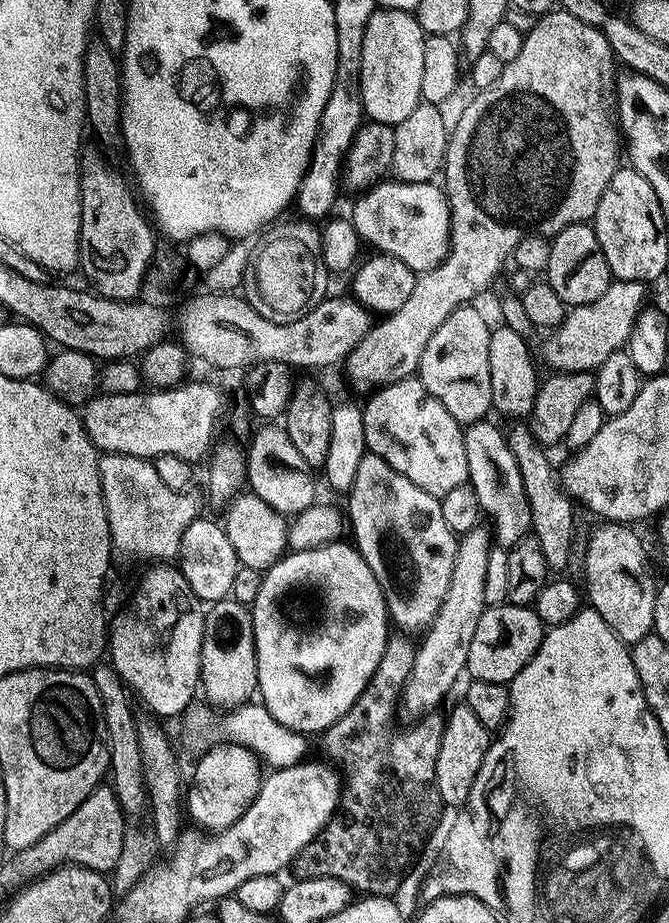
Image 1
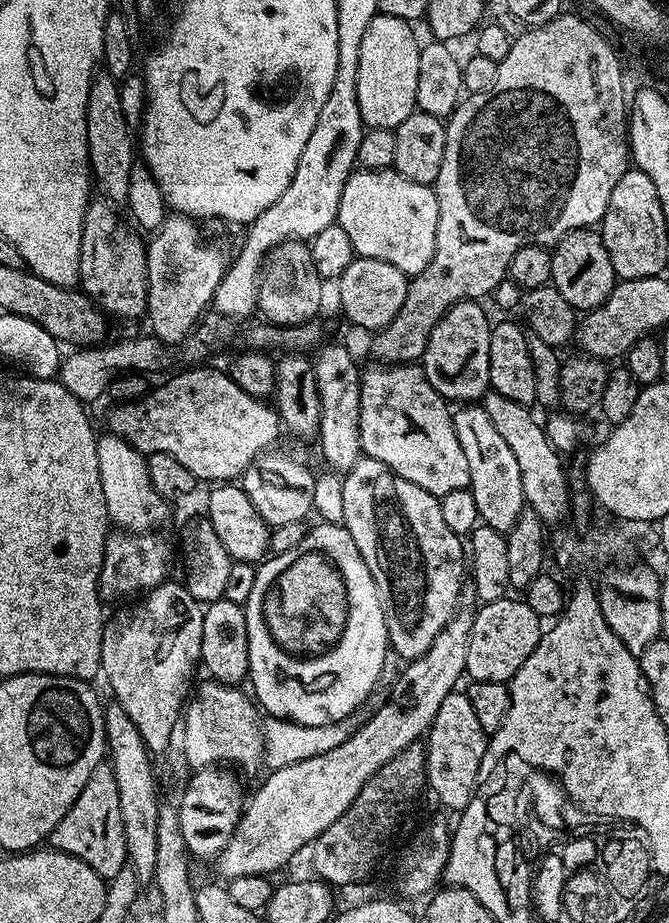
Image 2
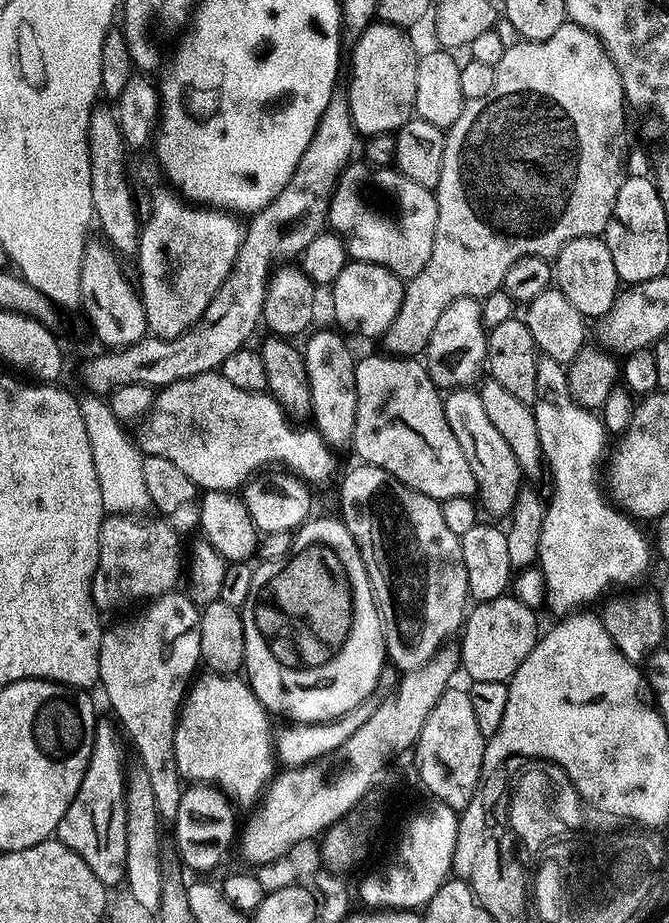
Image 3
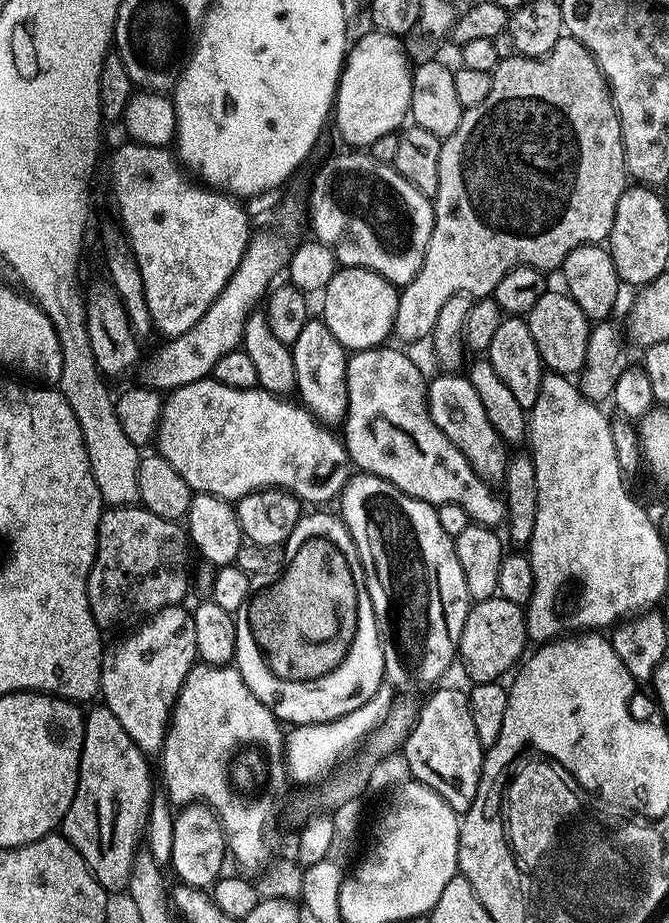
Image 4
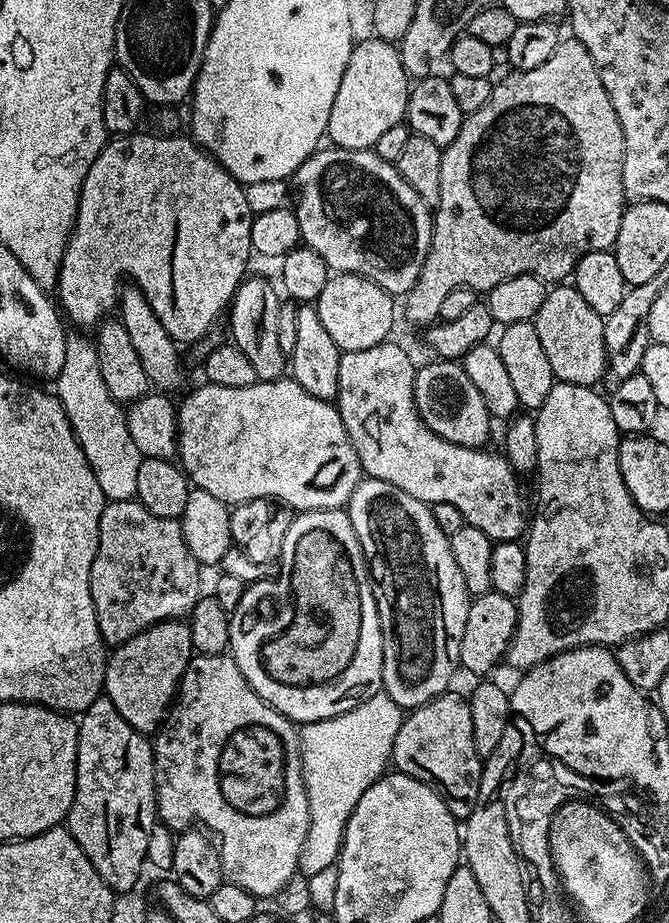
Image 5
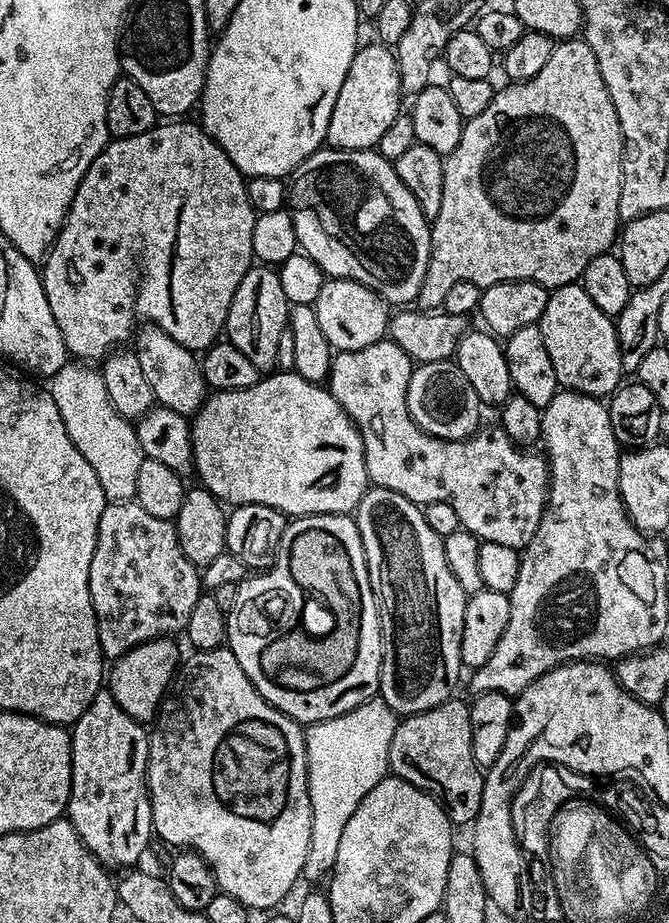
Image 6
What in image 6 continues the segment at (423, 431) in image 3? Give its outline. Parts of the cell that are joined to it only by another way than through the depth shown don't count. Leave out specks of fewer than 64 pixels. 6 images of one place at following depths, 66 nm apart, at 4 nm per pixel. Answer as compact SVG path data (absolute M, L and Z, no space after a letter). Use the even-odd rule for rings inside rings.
M385 338L378 342L374 342L362 350L336 352L335 355L333 355L332 365L328 371L326 387L328 391L332 393L332 397L344 407L346 414L354 421L356 428L360 431L369 481L377 488L394 490L398 494L402 494L410 502L414 502L421 506L429 504L430 502L446 502L446 506L450 506L454 509L454 514L458 514L460 527L466 529L468 532L473 532L477 540L481 542L489 540L490 542L498 542L501 546L510 546L511 548L522 550L528 545L530 538L534 538L534 534L538 530L538 522L542 518L544 507L548 501L547 459L545 459L539 451L521 450L516 446L515 442L504 433L504 429L499 426L493 426L493 428L488 428L486 430L484 428L483 430L477 431L471 438L465 440L443 440L440 437L432 436L430 433L424 433L407 412L407 384L408 379L411 378L413 369L413 360L402 350L402 346L398 346L391 338Z

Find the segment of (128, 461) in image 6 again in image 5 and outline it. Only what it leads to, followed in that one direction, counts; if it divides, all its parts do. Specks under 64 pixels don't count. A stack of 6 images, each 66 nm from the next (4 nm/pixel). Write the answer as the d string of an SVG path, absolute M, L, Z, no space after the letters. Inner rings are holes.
M68 326L62 330L66 360L58 381L58 391L80 428L86 454L90 458L94 482L104 503L139 501L138 466L142 455L141 449L136 449L139 448L137 441L130 439L121 413L116 413L117 405L107 392L97 368L93 345L83 344L72 330ZM100 480L102 482L99 482Z

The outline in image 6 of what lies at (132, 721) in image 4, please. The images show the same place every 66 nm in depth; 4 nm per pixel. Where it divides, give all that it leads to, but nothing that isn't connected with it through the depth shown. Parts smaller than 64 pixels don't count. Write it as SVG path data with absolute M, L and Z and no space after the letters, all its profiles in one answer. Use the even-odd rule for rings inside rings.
M161 638L139 644L126 654L122 654L111 665L110 691L112 696L120 703L122 710L126 710L126 714L130 714L135 720L155 721L160 711L161 701L165 699L182 663L180 648L175 644L176 642L172 638Z

